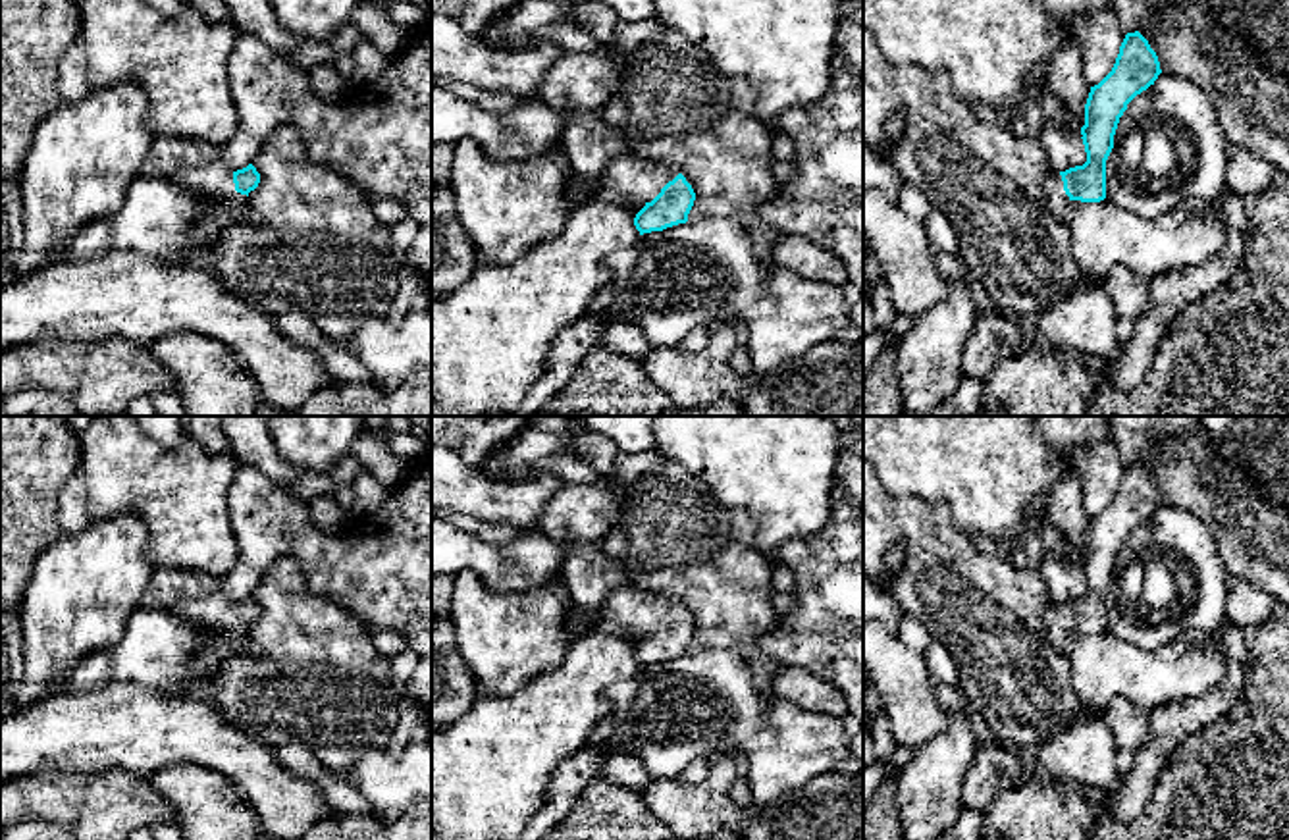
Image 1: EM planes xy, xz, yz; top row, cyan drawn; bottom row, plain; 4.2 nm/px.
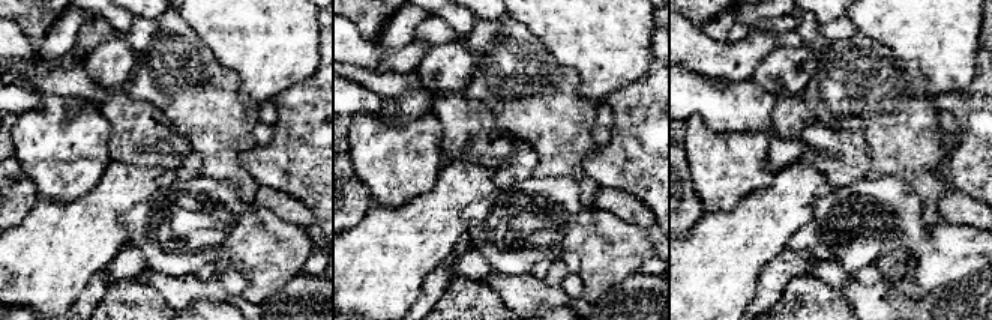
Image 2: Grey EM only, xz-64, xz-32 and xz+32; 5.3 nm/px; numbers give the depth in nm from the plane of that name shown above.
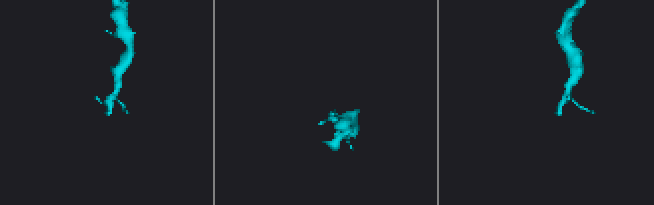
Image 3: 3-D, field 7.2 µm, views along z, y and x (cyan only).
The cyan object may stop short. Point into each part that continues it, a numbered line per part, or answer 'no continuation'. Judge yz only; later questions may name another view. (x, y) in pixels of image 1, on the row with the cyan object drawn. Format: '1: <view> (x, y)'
1: yz (1056, 197)

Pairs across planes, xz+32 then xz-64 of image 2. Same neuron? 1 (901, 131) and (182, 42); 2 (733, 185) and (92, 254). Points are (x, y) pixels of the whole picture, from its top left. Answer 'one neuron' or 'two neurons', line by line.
1: one neuron
2: two neurons

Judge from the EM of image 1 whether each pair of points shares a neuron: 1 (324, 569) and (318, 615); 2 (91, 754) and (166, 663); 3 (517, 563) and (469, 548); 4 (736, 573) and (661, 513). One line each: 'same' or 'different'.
1: different
2: different
3: same
4: same

